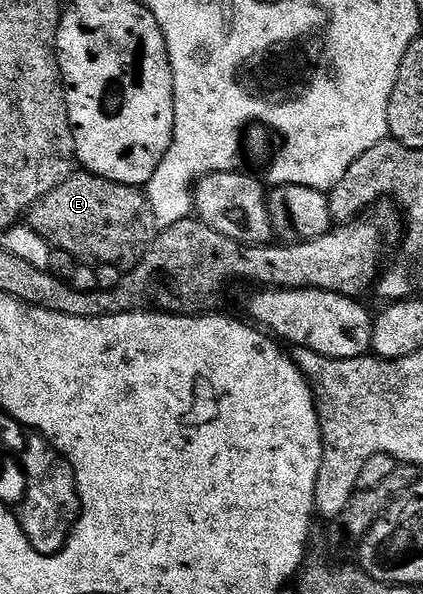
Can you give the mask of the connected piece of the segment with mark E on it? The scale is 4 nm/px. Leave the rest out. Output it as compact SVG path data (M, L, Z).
M75 172L48 196L40 199L28 211L28 225L55 250L68 252L80 264L90 268L111 266L129 272L142 262L142 258L158 239L160 223L152 212L152 202L145 189L113 182L89 172Z

